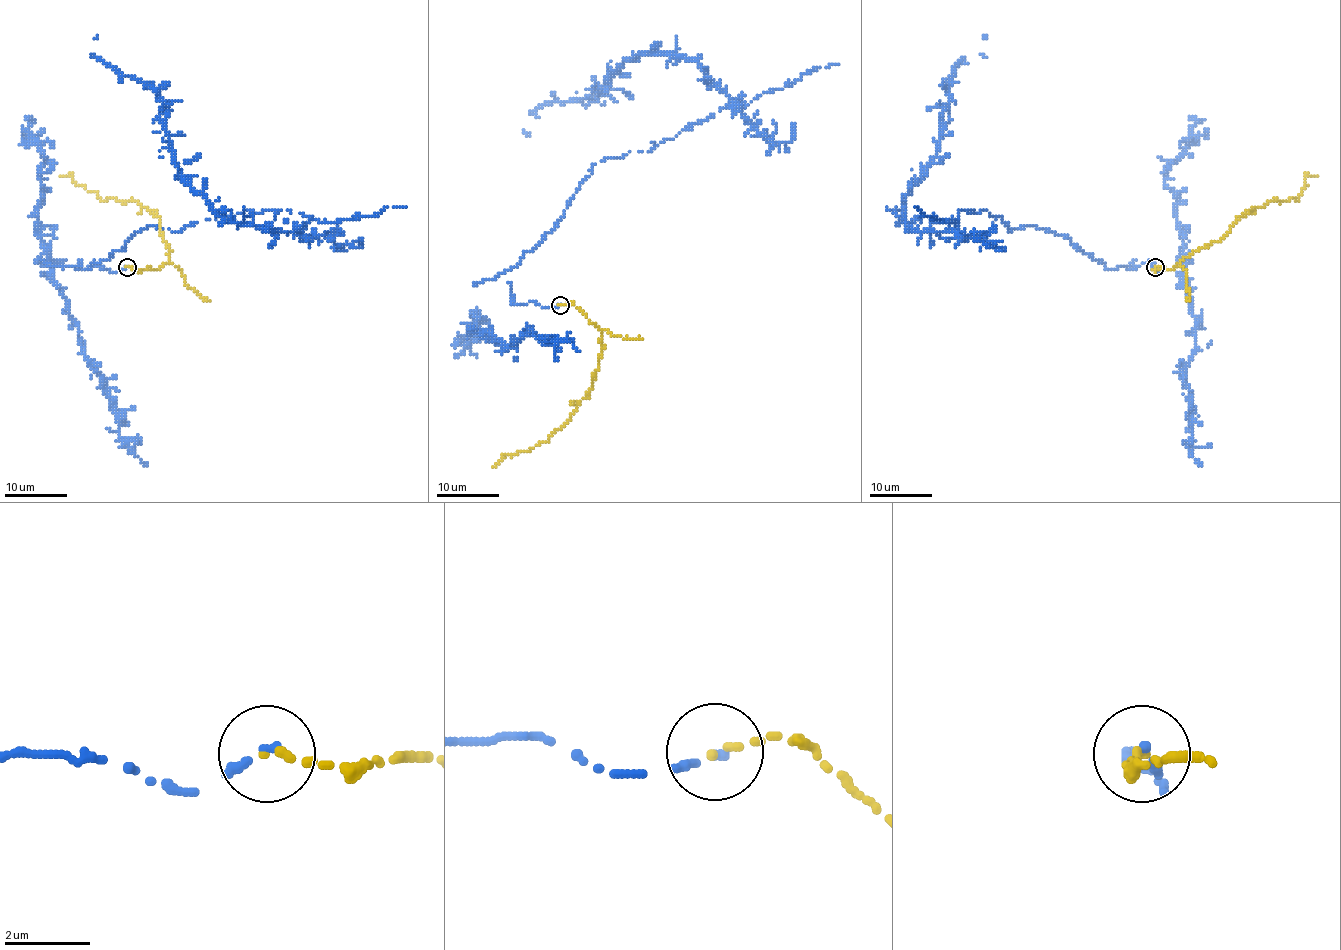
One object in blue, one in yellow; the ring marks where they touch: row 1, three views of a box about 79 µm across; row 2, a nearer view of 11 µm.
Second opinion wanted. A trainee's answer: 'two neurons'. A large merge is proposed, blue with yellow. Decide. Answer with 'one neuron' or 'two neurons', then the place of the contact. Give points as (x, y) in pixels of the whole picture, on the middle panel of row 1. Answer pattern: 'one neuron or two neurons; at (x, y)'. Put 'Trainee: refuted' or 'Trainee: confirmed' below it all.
one neuron; at (560, 305)
Trainee: refuted

